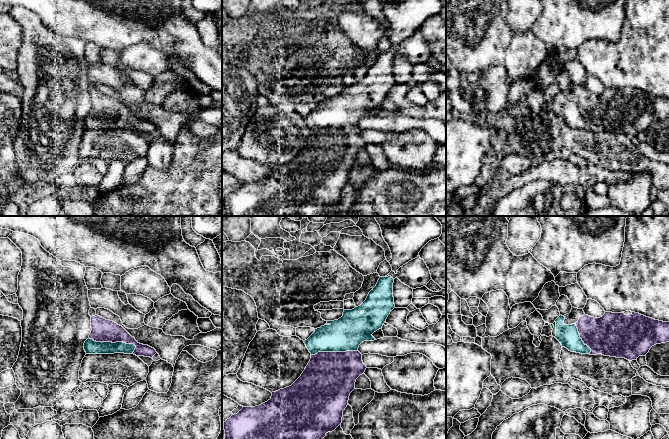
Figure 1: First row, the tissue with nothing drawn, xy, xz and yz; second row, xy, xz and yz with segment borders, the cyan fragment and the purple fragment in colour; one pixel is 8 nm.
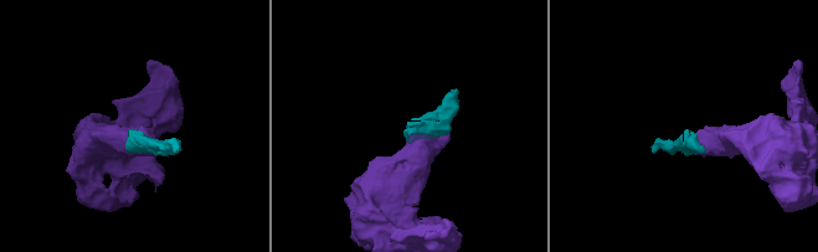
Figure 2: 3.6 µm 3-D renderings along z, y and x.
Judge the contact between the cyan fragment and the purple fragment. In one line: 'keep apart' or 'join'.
join

